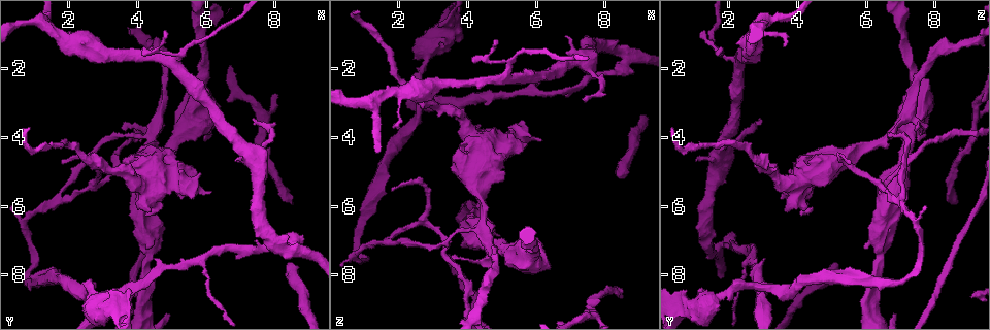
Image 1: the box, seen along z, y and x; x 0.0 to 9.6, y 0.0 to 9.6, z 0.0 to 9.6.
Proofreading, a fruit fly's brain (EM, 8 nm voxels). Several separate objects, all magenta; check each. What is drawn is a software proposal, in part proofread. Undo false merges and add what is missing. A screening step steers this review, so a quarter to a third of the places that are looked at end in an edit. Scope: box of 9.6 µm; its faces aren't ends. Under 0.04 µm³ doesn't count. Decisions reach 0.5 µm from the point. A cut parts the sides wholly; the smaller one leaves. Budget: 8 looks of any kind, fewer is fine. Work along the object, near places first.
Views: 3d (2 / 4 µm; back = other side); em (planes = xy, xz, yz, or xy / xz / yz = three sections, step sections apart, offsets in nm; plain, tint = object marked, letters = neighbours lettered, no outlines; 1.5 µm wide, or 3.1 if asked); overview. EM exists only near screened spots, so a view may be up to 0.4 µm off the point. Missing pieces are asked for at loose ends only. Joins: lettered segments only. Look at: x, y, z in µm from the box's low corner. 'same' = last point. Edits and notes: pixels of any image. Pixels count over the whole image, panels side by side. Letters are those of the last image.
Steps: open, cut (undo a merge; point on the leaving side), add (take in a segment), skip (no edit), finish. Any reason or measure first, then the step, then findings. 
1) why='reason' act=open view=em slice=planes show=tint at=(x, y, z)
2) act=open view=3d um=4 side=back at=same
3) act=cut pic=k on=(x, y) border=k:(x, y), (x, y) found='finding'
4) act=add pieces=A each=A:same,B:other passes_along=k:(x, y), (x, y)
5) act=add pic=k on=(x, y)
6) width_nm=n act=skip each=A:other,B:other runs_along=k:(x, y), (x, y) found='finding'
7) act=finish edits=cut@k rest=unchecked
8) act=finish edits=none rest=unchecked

why='an open end' act=open view=3d um=2 at=(7.35, 3.40, 2.90)

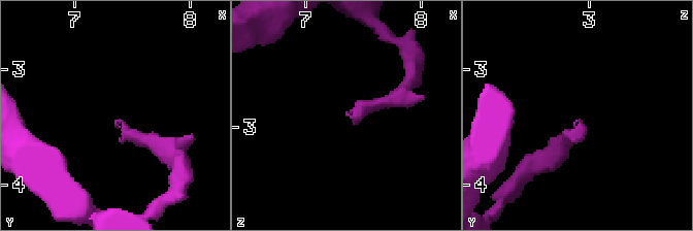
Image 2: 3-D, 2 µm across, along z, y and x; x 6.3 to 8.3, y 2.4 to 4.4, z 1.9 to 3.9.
why='shape alone is not enough' act=open view=em slice=xy step=4 show=tint at=(7.38, 3.44, 2.88)

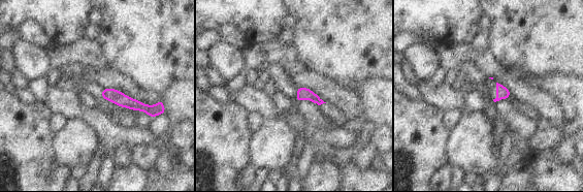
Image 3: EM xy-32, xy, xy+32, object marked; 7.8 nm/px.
act=open view=em slice=planes show=letters at=same

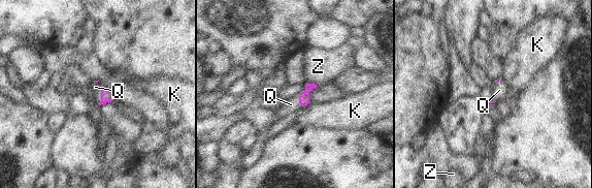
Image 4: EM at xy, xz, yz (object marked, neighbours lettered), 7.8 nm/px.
longest_contact=Q:140nm act=add pic=4 on=(95, 87) each=K:other,Q:same,Z:other passes_along=4:(106, 95), (101, 95), (95, 87) found='it goes on there'

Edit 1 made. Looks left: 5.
act=open view=em slice=planes show=letters at=(1.70, 5.85, 7.00)

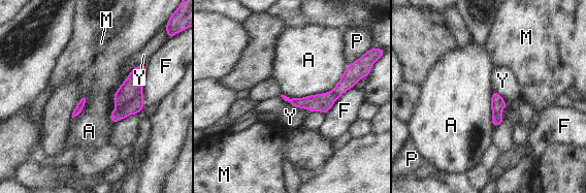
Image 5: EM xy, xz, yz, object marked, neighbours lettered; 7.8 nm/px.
width_nm=150 act=cut pic=5 on=(135, 105) each=A:other,F:other,M:other,P:other,Y:other part_leaving=5:(371, 51), (371, 56), (337, 93) found='a second neuron is stuck on'

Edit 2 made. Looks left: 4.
why='free end' act=open view=em slice=planes show=tint at=(6.15, 5.55, 4.05)

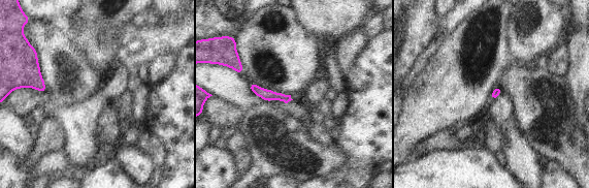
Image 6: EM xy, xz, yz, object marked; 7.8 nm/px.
why='what lies round it' act=open view=em slice=planes show=letters at=same

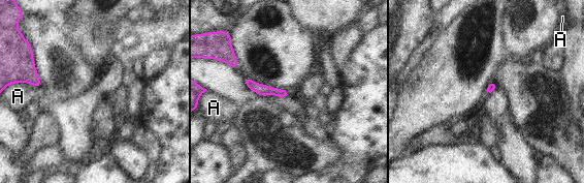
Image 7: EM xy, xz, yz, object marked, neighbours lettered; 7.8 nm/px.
act=skip each=A:other border=7:(21, 82), (27, 82), (39, 88) found='no lettered segment goes on from it'

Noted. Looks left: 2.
act=finish edits=add@4,cut@5 rest=unchecked

